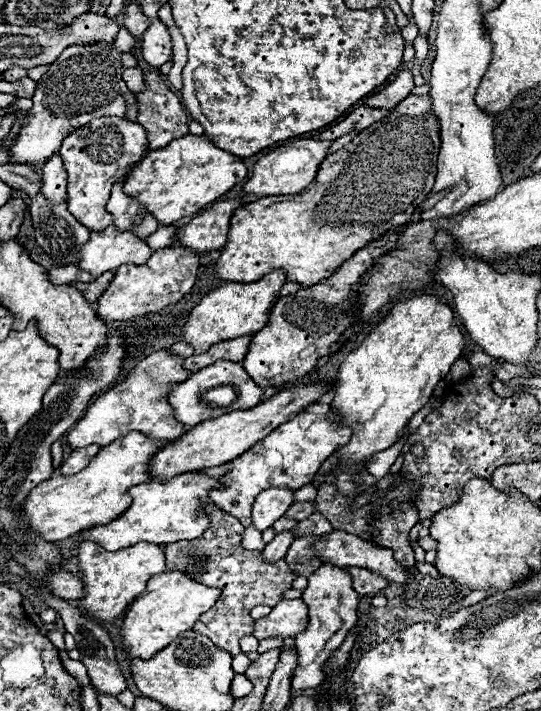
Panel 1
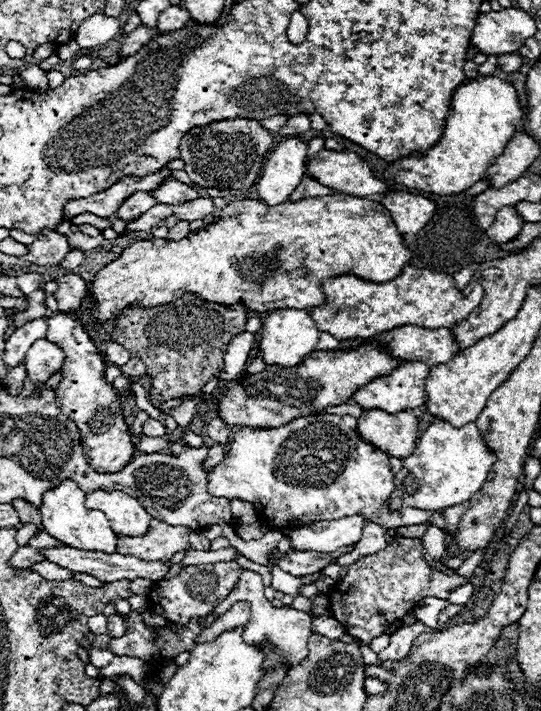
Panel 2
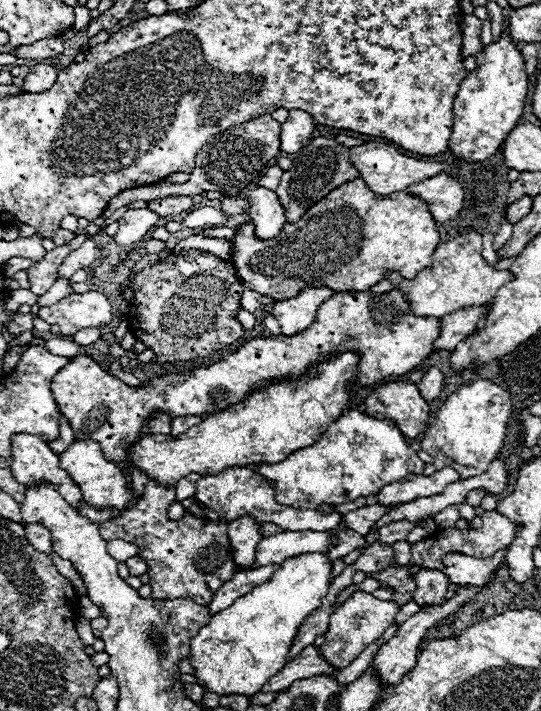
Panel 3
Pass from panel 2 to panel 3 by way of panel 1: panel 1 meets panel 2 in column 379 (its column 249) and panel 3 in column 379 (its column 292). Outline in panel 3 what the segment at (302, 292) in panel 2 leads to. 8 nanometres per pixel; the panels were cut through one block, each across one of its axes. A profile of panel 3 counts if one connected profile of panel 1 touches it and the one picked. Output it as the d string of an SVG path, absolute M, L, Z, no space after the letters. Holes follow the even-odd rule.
M356 178L340 184L340 188L334 188L296 224L286 222L278 238L258 240L254 236L254 224L248 222L236 232L232 244L240 282L258 294L272 296L274 300L286 300L296 296L306 286L328 286L334 288L334 292L364 292L378 284L386 276L386 272L400 272L404 278L412 278L418 274L418 270L424 270L432 264L432 254L440 244L440 234L436 220L428 212L428 204L422 198L408 192L378 196L368 190L362 178Z

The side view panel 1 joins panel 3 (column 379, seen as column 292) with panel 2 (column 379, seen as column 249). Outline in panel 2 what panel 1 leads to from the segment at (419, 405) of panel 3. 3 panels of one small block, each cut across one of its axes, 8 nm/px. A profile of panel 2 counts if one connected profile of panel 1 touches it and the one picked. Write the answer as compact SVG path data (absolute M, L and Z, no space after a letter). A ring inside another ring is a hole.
M364 410L358 418L358 434L374 448L394 458L408 458L418 442L418 418L412 410L388 414L384 410Z

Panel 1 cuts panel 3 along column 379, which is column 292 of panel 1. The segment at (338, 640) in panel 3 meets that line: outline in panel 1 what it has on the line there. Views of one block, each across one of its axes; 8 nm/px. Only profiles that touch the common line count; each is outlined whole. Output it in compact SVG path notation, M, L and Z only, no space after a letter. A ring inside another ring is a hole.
M280 600L266 618L254 622L254 636L262 638L296 638L308 628L308 606L298 600Z

